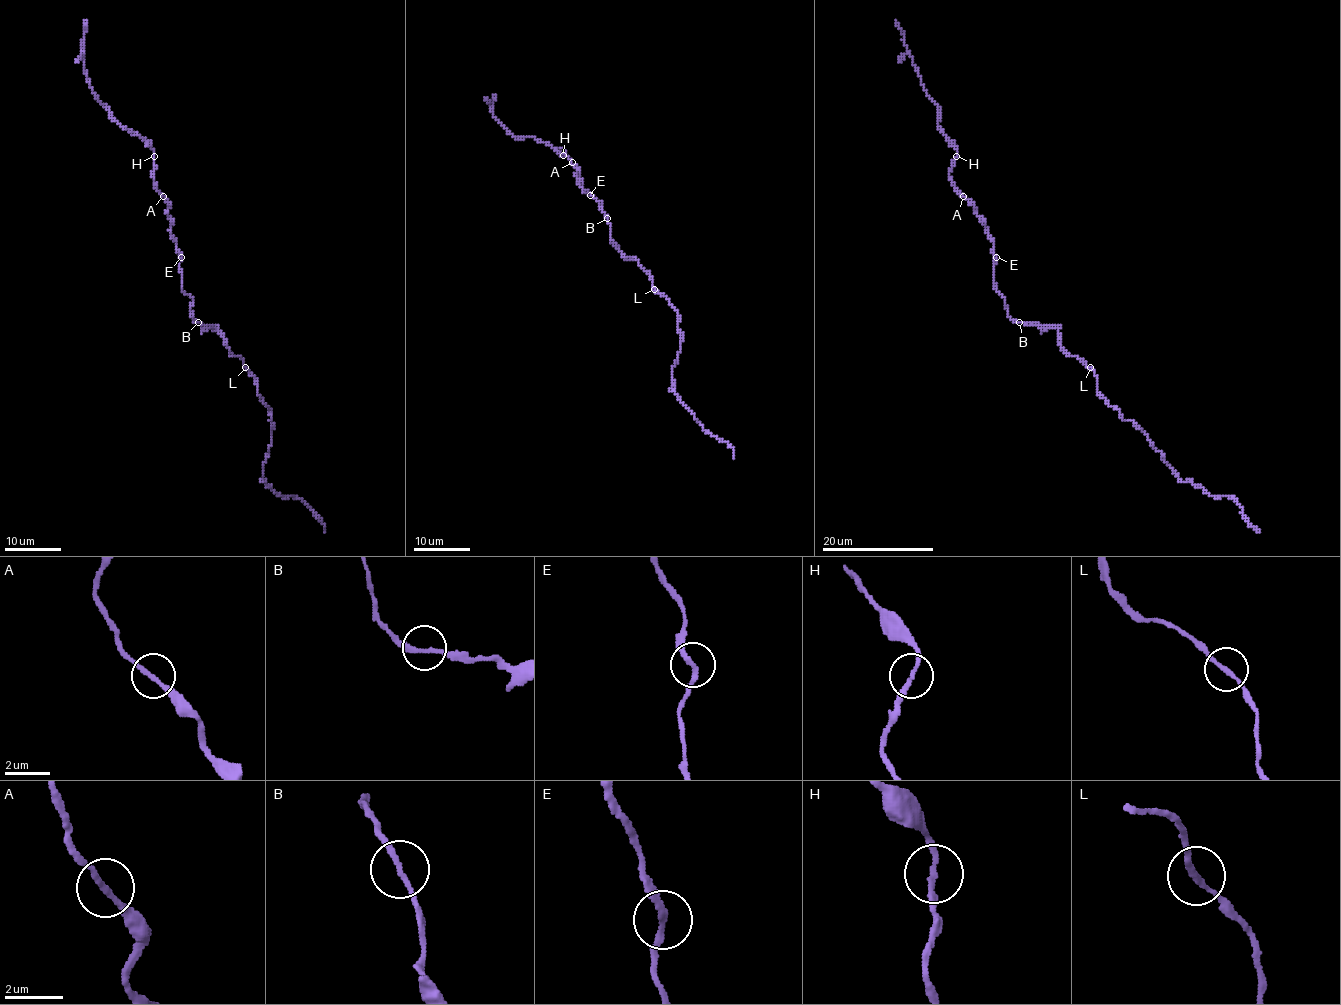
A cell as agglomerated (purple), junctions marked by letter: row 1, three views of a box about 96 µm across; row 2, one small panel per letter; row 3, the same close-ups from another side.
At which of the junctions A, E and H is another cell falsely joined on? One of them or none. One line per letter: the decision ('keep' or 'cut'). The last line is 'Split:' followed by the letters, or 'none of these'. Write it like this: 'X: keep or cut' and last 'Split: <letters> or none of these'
A: keep
E: keep
H: keep
Split: none of these

